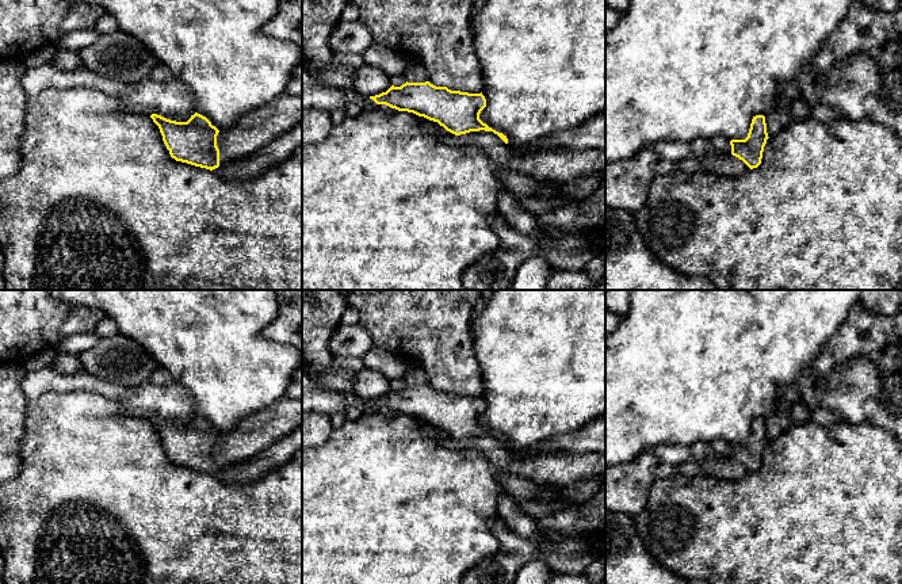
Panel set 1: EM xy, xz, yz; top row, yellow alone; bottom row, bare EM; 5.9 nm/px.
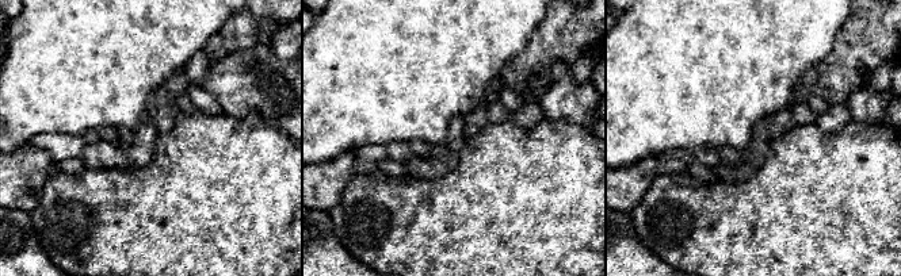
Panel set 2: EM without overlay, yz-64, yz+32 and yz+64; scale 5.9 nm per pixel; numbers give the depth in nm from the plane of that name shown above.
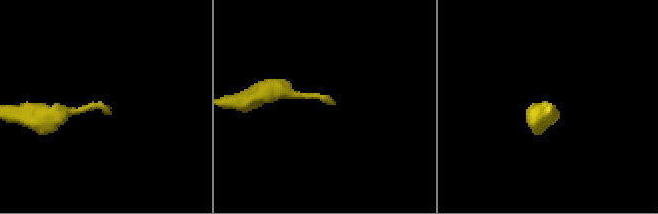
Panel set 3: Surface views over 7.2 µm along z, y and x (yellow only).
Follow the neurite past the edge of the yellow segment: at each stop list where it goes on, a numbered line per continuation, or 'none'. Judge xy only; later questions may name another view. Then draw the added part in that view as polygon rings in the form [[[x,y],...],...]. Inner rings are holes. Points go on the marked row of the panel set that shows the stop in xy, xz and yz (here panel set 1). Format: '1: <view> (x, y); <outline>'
1: xy (256, 129); [[[284,92],[249,111],[230,127],[219,130],[219,167],[252,154],[298,123],[302,123],[302,95]]]

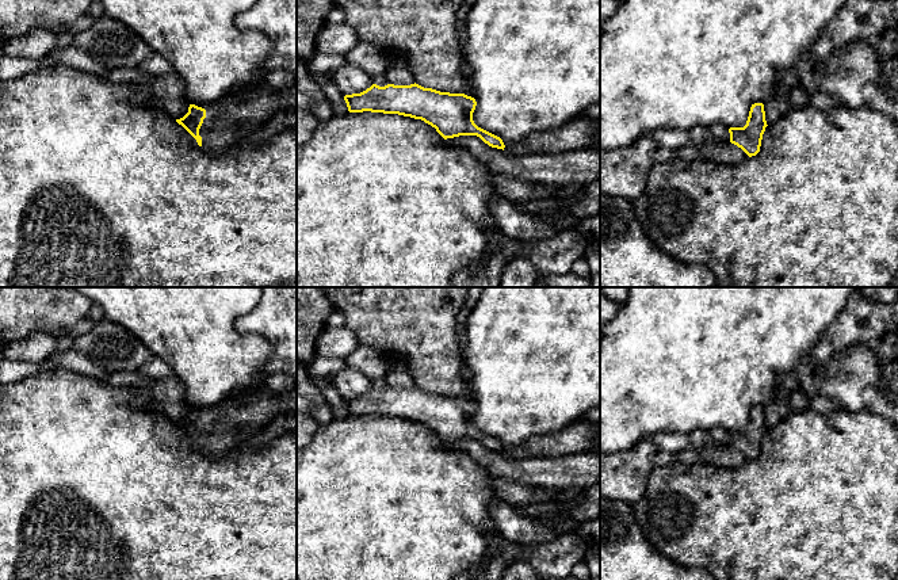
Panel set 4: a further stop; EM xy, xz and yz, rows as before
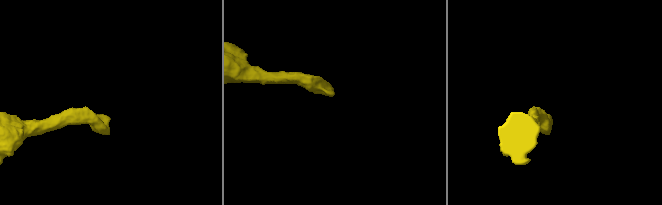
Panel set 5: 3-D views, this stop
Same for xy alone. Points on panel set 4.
1: xy (243, 111); [[[263,83],[237,89],[209,104],[199,129],[206,153],[222,152],[241,134],[251,134],[283,110],[297,110],[297,84],[276,89]]]

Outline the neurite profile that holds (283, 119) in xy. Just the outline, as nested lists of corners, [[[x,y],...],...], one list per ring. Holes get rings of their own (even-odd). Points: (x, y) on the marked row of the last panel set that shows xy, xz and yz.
[[[297,110],[279,111],[265,125],[251,133],[251,138],[260,144],[288,127],[297,127]]]

